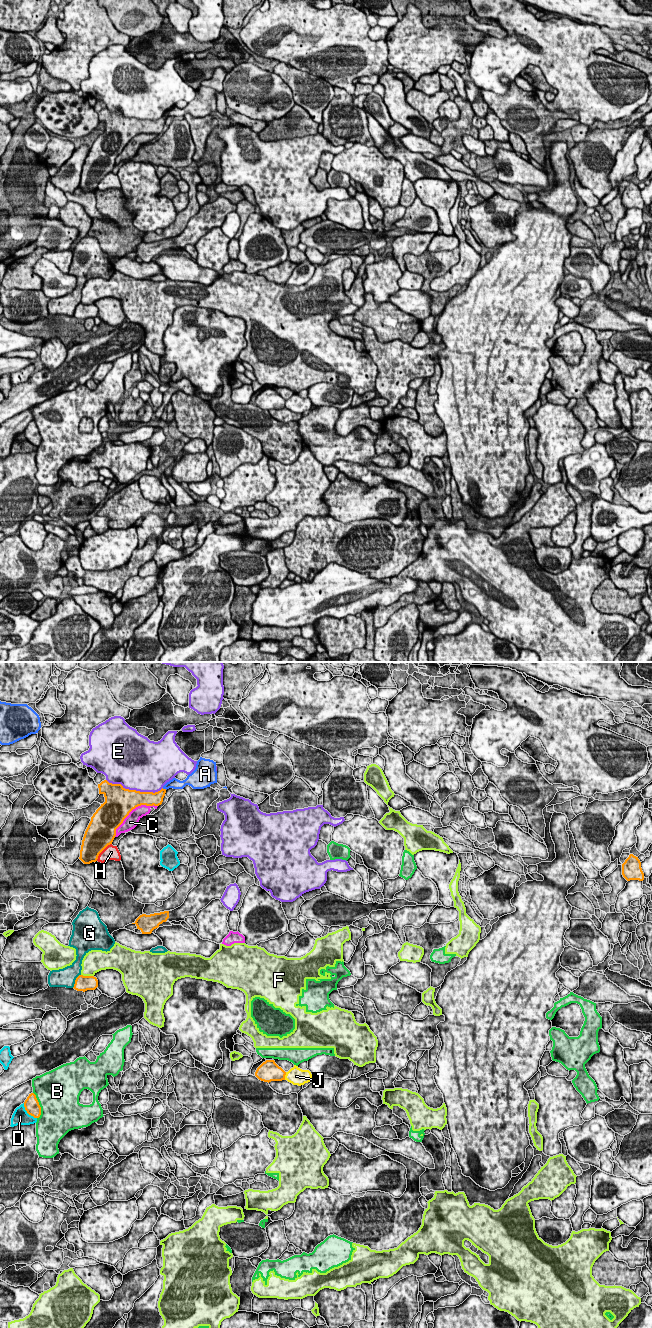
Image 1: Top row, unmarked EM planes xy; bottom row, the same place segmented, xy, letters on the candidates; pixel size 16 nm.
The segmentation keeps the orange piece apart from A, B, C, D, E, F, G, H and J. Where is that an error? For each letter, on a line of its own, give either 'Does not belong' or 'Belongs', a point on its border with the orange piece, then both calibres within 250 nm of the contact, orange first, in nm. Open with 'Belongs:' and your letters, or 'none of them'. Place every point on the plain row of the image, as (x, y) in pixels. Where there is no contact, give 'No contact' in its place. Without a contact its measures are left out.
Belongs: none of them
A: Does not belong. Touches orange at xy (164, 117). Thickness 220 nm (orange) against 160 nm
B: Does not belong. Touches orange at xy (39, 433). Thickness 240 nm (orange) against 480 nm
C: Does not belong. Touches orange at xy (131, 138). Thickness 480 nm (orange) against 220 nm
D: Does not belong. Touches orange at xy (27, 440). Thickness 240 nm (orange) against 260 nm
E: Does not belong. Touches orange at xy (134, 118). Thickness 400 nm (orange) against 480 nm
F: Does not belong. Touches orange at xy (87, 304). Thickness 260 nm (orange) against 340 nm
G: Does not belong. Touches orange at xy (75, 309). Thickness 260 nm (orange) against 300 nm
H: Does not belong. Touches orange at xy (102, 178). Thickness 440 nm (orange) against 240 nm
J: Does not belong. Touches orange at xy (284, 404). Thickness 320 nm (orange) against 280 nm

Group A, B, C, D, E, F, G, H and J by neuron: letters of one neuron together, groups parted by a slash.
A / B F / C / D / E / G / H / J

